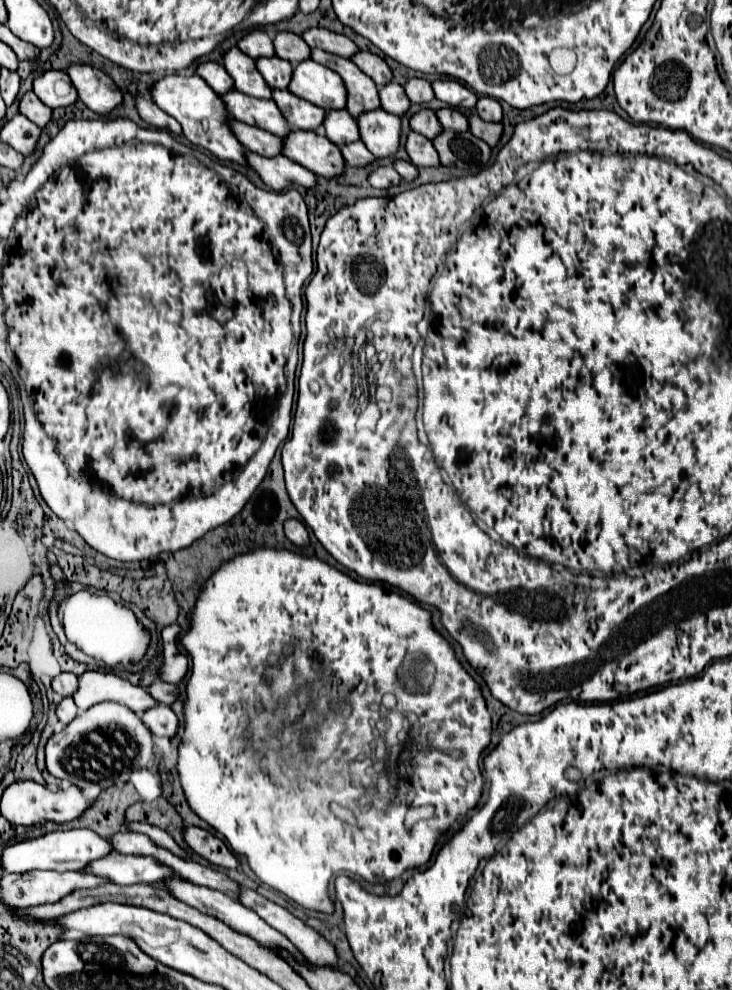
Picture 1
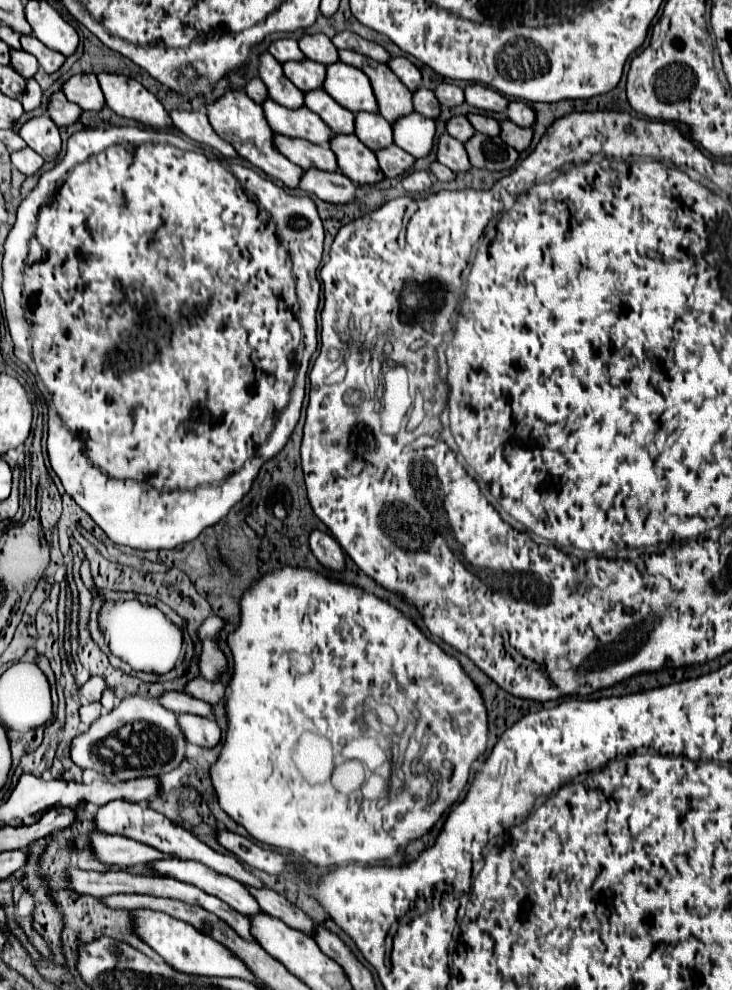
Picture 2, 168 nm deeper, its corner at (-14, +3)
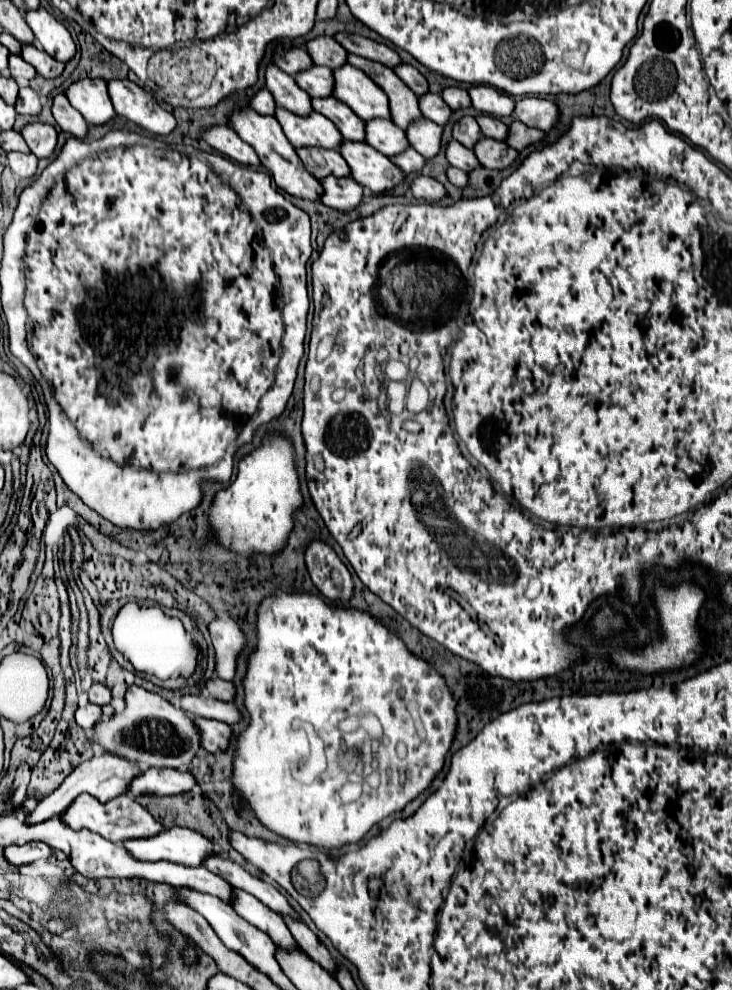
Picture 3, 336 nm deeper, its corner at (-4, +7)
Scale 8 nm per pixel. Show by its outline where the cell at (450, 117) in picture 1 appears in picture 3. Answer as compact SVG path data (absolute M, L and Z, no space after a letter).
M478 115L476 117L478 125L480 125L480 131L482 135L486 137L492 137L492 139L506 139L506 133L508 133L508 125L504 125L500 119L496 117L490 117L490 115Z

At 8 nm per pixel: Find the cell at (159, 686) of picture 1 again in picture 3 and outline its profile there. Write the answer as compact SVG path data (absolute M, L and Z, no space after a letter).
M208 679L204 685L204 691L208 691L210 697L220 699L220 701L232 701L234 699L234 685L230 681Z

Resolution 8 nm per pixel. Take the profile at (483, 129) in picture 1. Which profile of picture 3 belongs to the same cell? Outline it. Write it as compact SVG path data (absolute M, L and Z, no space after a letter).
M512 121L508 127L508 137L506 137L506 145L510 145L516 151L526 149L530 143L536 143L544 137L544 131L540 129L532 129L520 121Z

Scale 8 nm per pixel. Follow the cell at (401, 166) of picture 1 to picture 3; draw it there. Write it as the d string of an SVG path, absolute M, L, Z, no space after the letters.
M450 167L446 169L446 177L450 183L454 183L456 187L466 187L466 181L468 181L468 175L456 167Z

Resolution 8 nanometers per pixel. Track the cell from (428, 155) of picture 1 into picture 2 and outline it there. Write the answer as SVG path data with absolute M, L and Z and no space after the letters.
M448 133L440 137L440 143L438 143L438 161L442 165L450 167L454 173L468 171L472 167L464 145L460 141L456 141L454 137L450 137Z

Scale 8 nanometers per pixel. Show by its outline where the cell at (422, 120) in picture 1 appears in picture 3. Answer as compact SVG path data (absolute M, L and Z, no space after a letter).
M462 117L458 123L454 123L452 127L452 137L462 143L464 147L472 147L478 141L480 135L480 127L474 121L474 117Z

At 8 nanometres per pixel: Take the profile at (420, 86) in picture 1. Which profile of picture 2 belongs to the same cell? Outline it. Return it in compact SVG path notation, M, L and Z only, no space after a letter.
M442 83L438 85L438 89L434 91L438 101L446 107L456 107L464 103L464 89L460 89L458 85L450 85L450 83Z

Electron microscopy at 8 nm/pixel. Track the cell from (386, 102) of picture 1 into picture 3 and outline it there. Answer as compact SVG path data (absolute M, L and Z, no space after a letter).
M424 93L424 97L418 97L418 105L422 115L438 125L444 125L452 113L452 109L436 93Z

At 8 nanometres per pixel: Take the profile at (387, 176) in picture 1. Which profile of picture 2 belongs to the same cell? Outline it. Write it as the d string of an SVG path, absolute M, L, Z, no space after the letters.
M414 171L414 173L410 173L408 177L402 179L402 185L410 193L422 193L422 191L432 187L432 177L426 171Z

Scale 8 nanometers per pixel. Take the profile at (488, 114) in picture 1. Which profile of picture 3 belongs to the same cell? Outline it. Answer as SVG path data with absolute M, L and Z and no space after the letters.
M526 97L526 99L516 101L514 117L528 127L548 131L558 119L558 107L552 101L546 101L546 99Z

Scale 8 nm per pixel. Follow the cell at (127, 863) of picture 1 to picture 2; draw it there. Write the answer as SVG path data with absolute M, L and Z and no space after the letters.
M166 859L166 861L154 861L154 865L150 865L150 867L156 869L160 875L174 877L178 881L186 881L190 885L200 887L202 891L222 899L224 903L228 903L232 909L236 909L238 913L242 913L246 917L264 913L260 909L258 901L254 897L250 897L250 891L244 885L240 885L232 877L212 871L210 867L206 867L198 861Z

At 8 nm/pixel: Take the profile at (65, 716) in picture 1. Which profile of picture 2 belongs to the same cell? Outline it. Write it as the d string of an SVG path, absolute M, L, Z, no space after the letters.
M86 703L80 707L80 719L84 725L92 725L102 713L102 705L100 703Z

